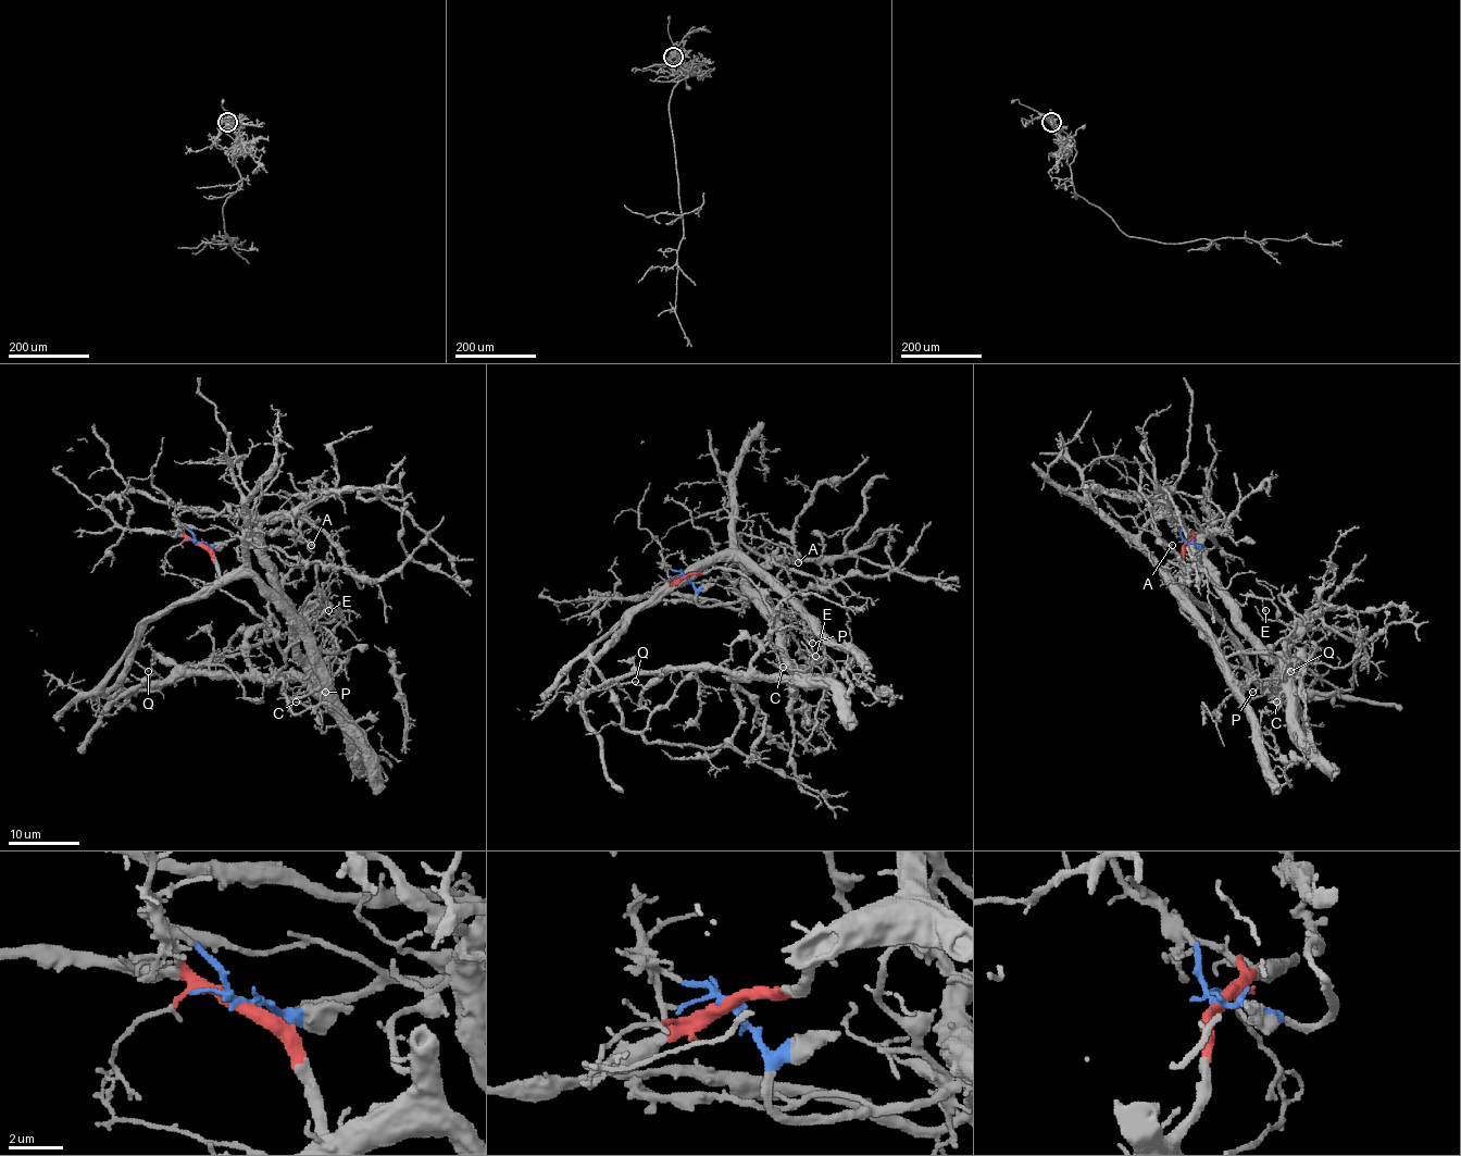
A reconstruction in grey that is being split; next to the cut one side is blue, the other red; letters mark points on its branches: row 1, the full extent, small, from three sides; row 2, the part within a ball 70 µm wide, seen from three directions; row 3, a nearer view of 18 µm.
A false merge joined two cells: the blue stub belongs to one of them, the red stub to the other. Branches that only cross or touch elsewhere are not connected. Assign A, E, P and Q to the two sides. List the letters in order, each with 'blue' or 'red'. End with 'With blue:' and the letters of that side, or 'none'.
A: blue
E: blue
P: red
Q: red
With blue: A, E

